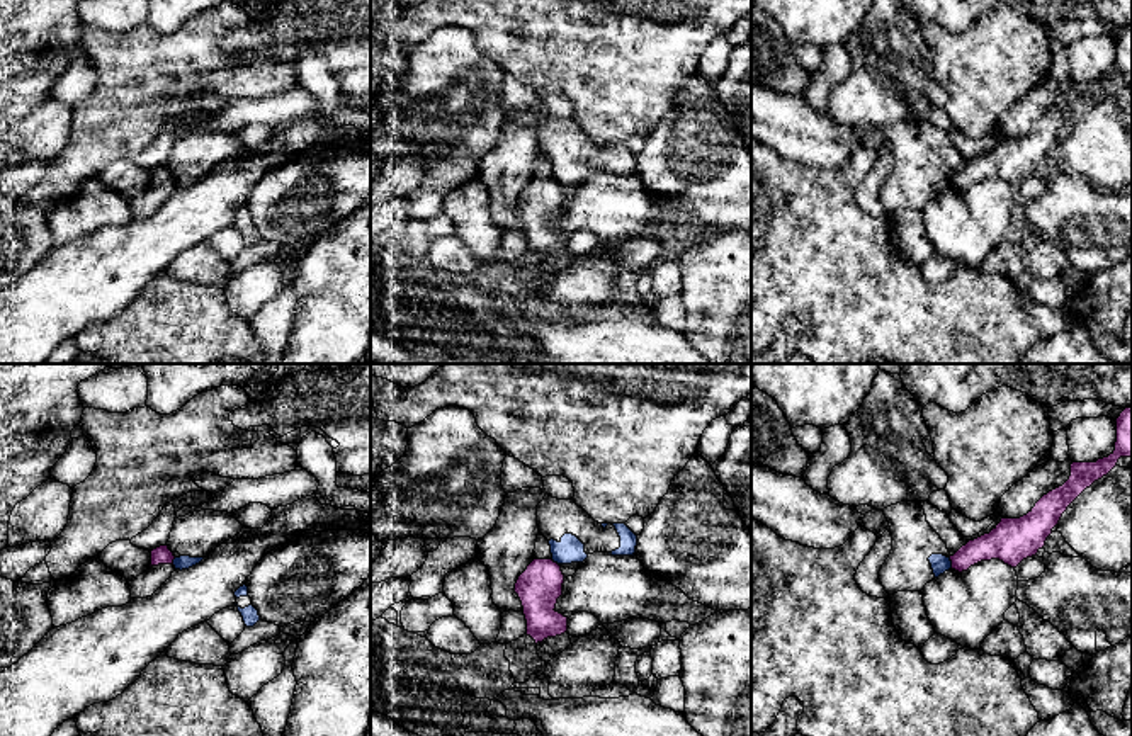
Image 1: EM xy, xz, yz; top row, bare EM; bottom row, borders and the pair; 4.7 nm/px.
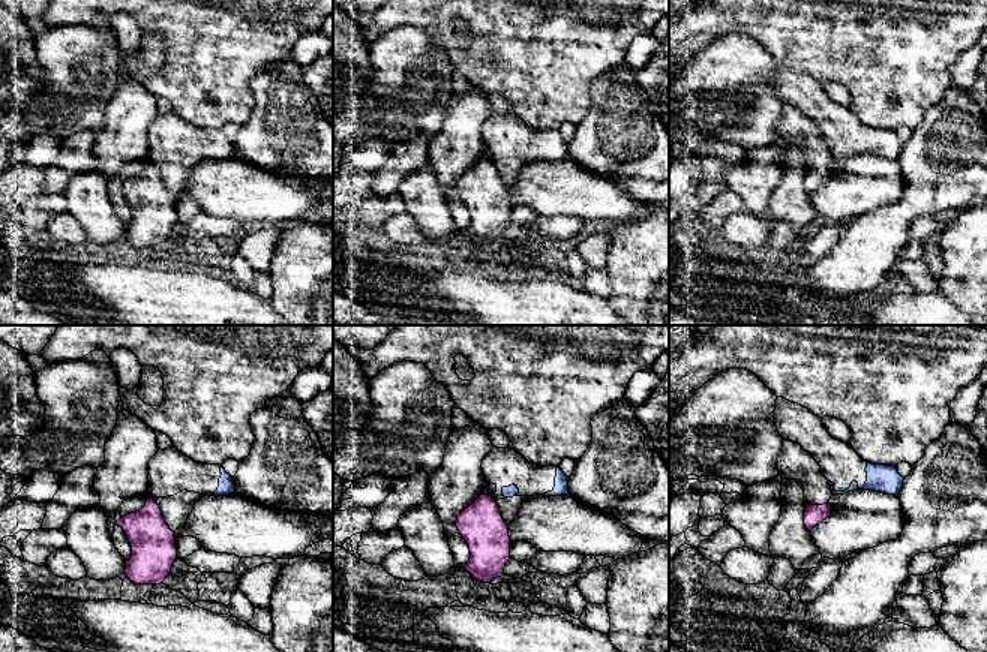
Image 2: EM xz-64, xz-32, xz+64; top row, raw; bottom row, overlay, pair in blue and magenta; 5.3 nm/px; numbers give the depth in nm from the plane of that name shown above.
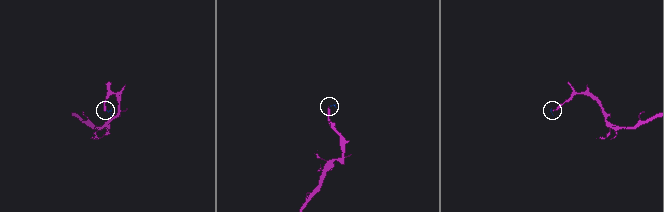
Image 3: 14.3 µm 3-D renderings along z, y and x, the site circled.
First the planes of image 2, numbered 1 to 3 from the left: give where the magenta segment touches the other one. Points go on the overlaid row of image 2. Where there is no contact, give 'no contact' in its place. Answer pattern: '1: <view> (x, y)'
1: no contact
2: no contact
3: no contact

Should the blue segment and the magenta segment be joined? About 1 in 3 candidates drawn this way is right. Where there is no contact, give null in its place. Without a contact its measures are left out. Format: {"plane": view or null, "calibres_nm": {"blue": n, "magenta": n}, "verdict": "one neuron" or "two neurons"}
{"plane": "yz", "calibres_nm": {"blue": 90, "magenta": 140}, "verdict": "two neurons"}

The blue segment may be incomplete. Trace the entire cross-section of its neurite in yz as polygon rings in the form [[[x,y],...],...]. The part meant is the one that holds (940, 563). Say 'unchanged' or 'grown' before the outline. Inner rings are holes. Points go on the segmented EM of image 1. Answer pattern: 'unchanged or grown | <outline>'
grown | [[[901,501],[882,510],[892,535],[892,551],[879,571],[879,580],[889,595],[897,592],[921,592],[926,583],[952,568],[950,558],[969,541],[989,534],[1001,522],[996,520],[979,534],[964,537],[947,513],[926,501]]]

